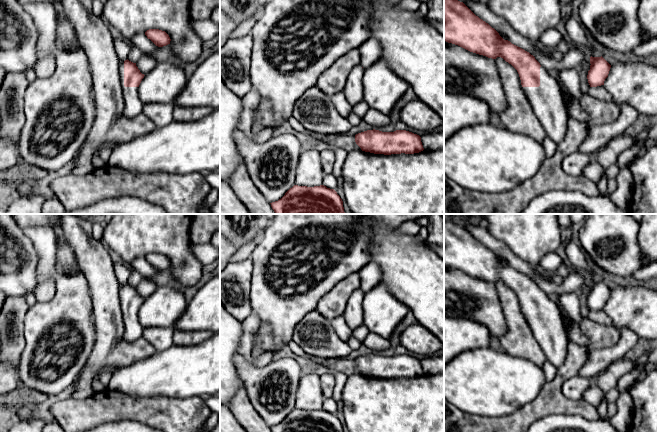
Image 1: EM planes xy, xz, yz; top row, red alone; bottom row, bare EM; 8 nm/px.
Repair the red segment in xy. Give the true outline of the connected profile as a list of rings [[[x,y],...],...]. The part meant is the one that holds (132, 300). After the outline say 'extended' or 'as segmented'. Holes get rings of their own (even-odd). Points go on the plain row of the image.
[[[128,283],[120,287],[119,297],[124,320],[124,339],[133,342],[143,336],[143,327],[139,321],[139,309],[144,302],[136,287]]] | extended

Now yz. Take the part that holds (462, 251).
[[[444,221],[444,265],[470,276],[496,283],[503,282],[518,296],[523,315],[546,359],[558,368],[566,357],[566,339],[557,305],[540,289],[533,279],[504,264],[488,247],[476,240],[463,226]]] | extended

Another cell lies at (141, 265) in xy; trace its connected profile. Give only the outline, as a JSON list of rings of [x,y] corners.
[[[145,257],[134,259],[130,266],[131,269],[139,272],[143,278],[150,278],[161,272],[156,270],[150,263],[148,263]]]

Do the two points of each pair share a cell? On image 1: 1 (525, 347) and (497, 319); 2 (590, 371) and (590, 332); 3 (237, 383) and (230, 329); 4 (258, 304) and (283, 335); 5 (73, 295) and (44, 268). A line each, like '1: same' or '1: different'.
1: different
2: different
3: same
4: same
5: same

